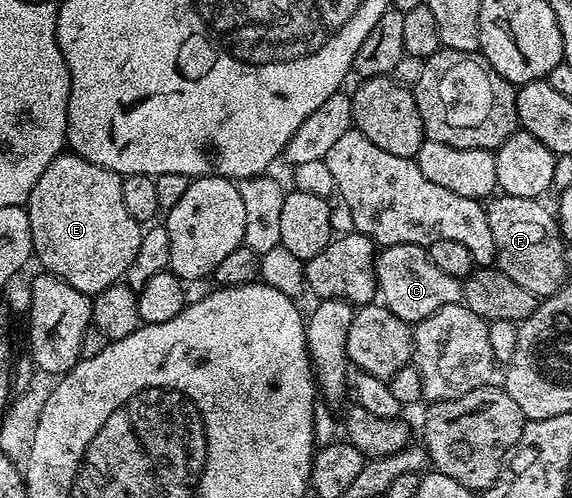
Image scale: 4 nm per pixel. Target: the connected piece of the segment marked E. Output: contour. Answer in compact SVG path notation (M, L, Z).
M65 150L54 158L54 162L50 162L50 166L46 166L46 170L42 170L42 178L34 182L26 207L32 251L35 259L40 259L39 267L43 271L62 278L74 286L74 290L89 294L106 290L106 286L127 277L130 262L134 262L134 254L138 254L142 224L130 218L126 202L122 202L122 177L119 172L106 170L71 150Z

